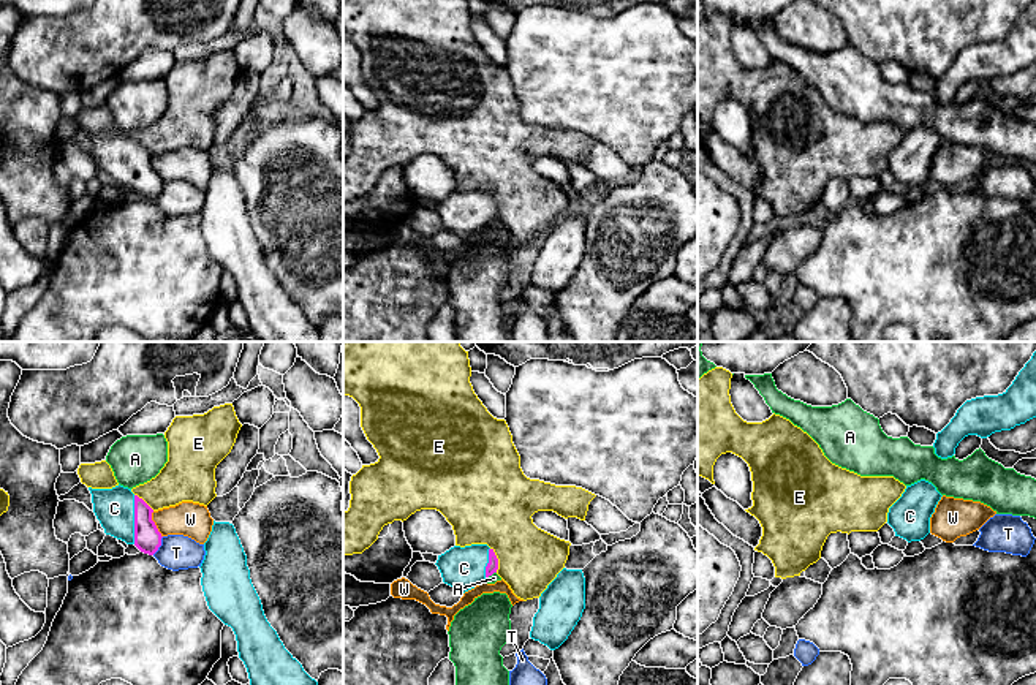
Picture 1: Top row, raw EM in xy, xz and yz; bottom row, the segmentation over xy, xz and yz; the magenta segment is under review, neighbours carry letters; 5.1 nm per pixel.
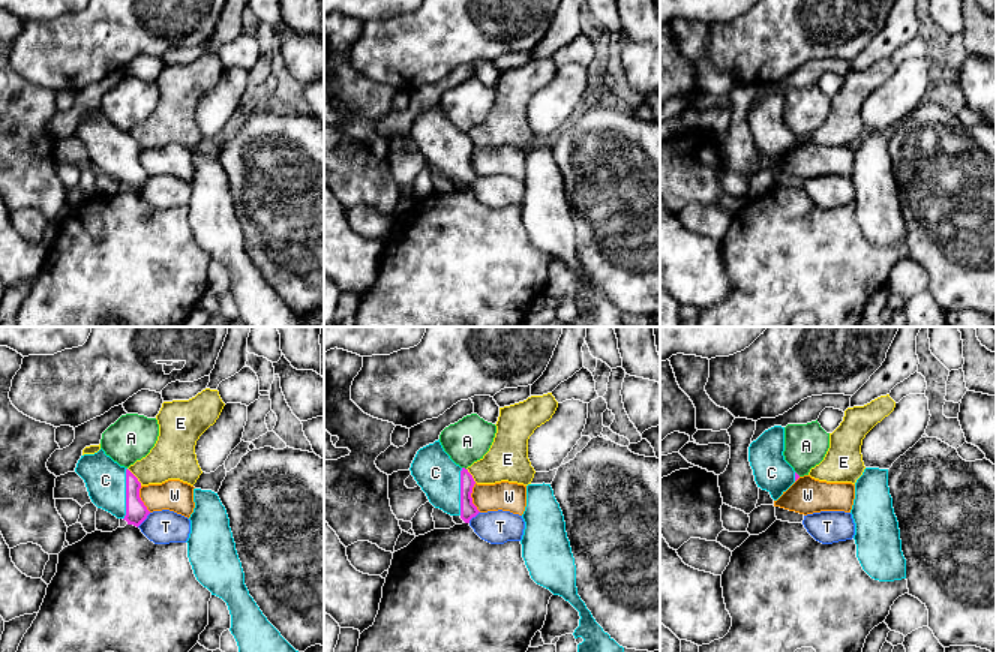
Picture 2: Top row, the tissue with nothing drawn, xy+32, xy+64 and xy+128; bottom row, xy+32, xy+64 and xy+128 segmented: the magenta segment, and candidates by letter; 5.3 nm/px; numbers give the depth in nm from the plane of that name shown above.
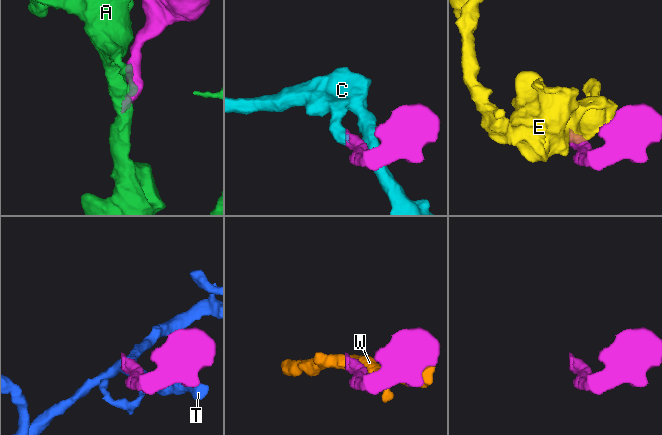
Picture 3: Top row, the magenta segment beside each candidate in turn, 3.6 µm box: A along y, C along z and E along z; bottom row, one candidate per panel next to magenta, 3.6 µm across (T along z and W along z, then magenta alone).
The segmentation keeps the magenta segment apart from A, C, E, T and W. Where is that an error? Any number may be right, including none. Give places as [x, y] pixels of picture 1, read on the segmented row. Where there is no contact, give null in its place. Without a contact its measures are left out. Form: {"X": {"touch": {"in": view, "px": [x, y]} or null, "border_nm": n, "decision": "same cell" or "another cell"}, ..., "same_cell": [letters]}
{"A": {"touch": {"in": "xz", "px": [491, 575]}, "border_nm": 70, "decision": "another cell"}, "C": {"touch": {"in": "xy", "px": [135, 519]}, "border_nm": 240, "decision": "same cell"}, "E": {"touch": {"in": "xz", "px": [497, 560]}, "border_nm": 130, "decision": "another cell"}, "T": {"touch": {"in": "xy", "px": [158, 546]}, "border_nm": 110, "decision": "another cell"}, "W": {"touch": {"in": "xy", "px": [154, 524]}, "border_nm": 140, "decision": "another cell"}, "same_cell": ["C"]}

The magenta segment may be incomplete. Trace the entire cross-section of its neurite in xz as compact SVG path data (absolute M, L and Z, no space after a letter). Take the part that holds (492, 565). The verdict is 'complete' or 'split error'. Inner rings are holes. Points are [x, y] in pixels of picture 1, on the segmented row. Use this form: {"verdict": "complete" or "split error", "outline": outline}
{"verdict": "split error", "outline": "M487 544L454 546L438 555L435 565L444 584L465 593L497 573L498 558Z"}

